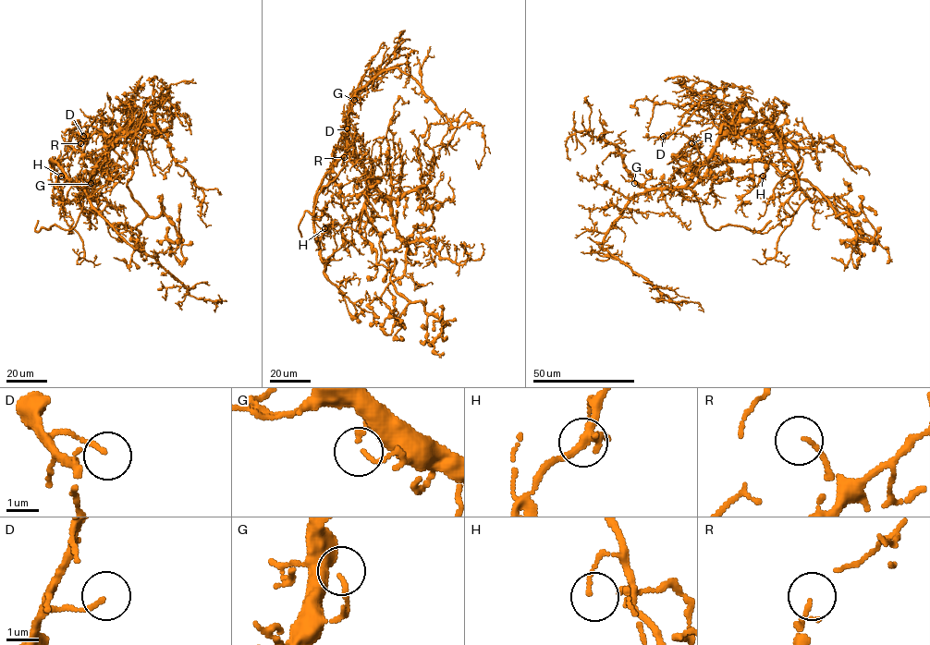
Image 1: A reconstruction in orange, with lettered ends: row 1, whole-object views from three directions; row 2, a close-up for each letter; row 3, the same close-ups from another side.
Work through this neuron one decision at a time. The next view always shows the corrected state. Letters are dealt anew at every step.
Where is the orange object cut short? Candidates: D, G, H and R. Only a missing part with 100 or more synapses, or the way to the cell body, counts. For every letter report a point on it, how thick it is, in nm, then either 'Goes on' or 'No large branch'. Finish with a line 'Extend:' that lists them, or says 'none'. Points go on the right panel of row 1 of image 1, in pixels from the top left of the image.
D: Place: (663, 136). Thickness 110 nm. No large branch
G: Place: (634, 183). Thickness 110 nm. No large branch
H: Place: (763, 176). Thickness 110 nm. No large branch
R: Place: (691, 143). Thickness 110 nm. No large branch
Extend: none

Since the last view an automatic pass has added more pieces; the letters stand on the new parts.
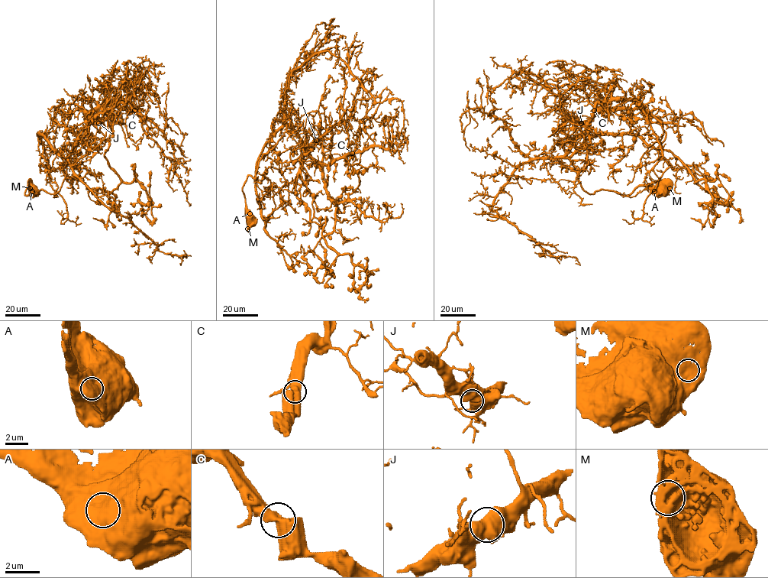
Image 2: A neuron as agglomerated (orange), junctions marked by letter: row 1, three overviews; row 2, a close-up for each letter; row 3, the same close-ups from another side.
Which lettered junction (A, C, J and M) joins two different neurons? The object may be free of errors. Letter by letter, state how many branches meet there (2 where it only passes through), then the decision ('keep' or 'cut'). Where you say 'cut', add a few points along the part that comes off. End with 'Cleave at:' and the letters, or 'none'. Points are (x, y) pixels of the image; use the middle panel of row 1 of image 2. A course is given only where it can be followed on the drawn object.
A: 1 branches meet; keep
C: 2 branches meet; keep
J: 2 branches meet; keep
M: 1 branches meet; keep
Cleave at: none

